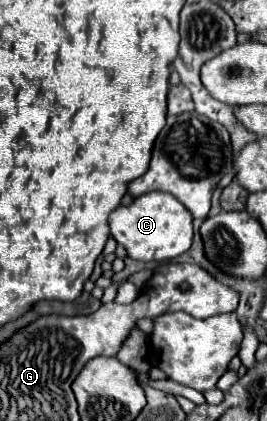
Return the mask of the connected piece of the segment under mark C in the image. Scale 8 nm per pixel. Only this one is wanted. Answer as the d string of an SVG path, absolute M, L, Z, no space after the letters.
M151 191L143 197L135 199L129 207L117 207L109 217L111 235L117 243L121 243L127 251L127 255L135 261L157 261L167 263L185 251L189 251L193 243L193 225L191 225L191 213L183 207L183 203L177 201L177 197L163 193L163 191Z

